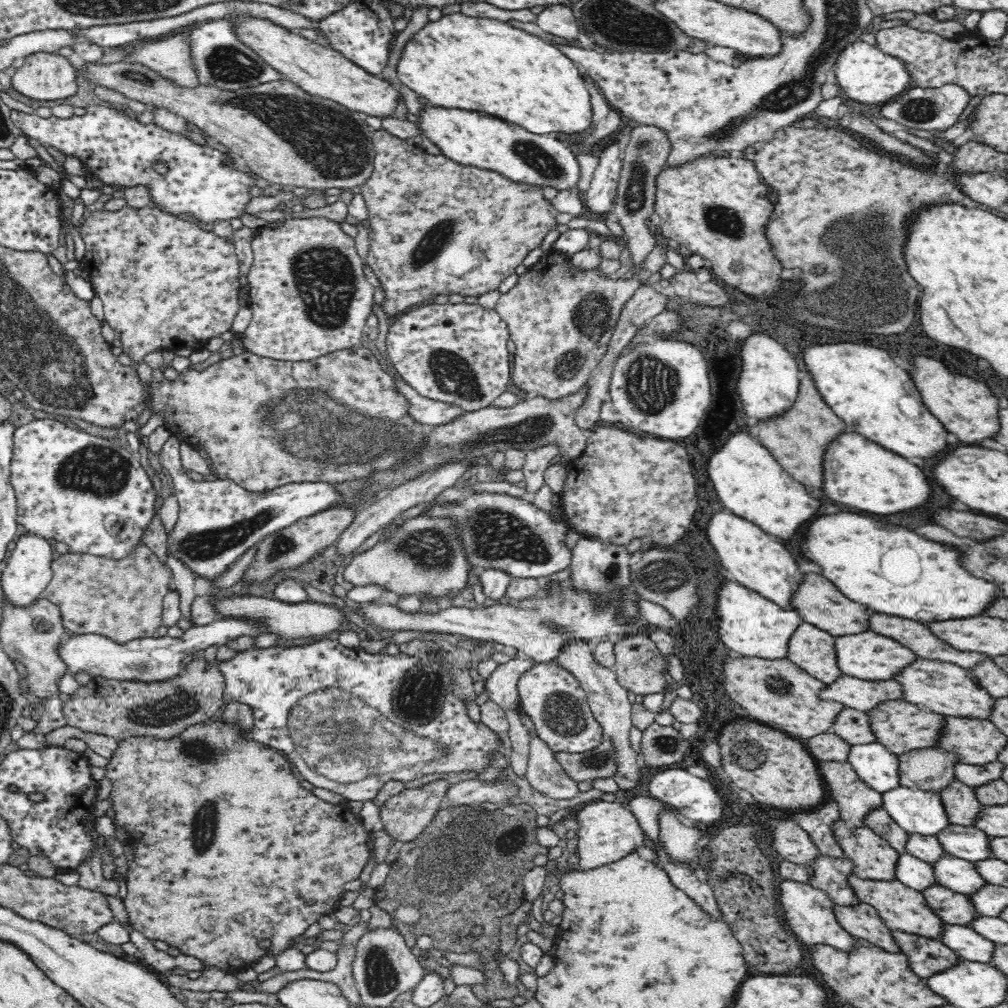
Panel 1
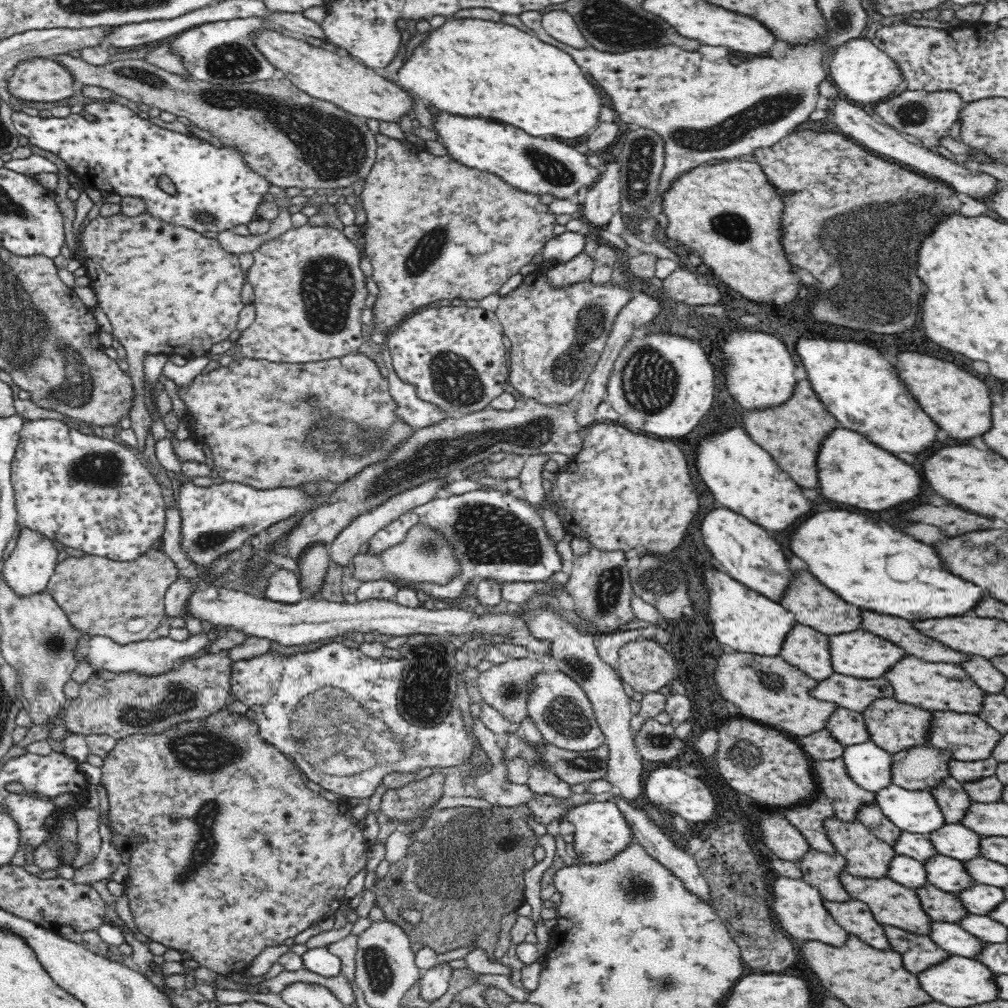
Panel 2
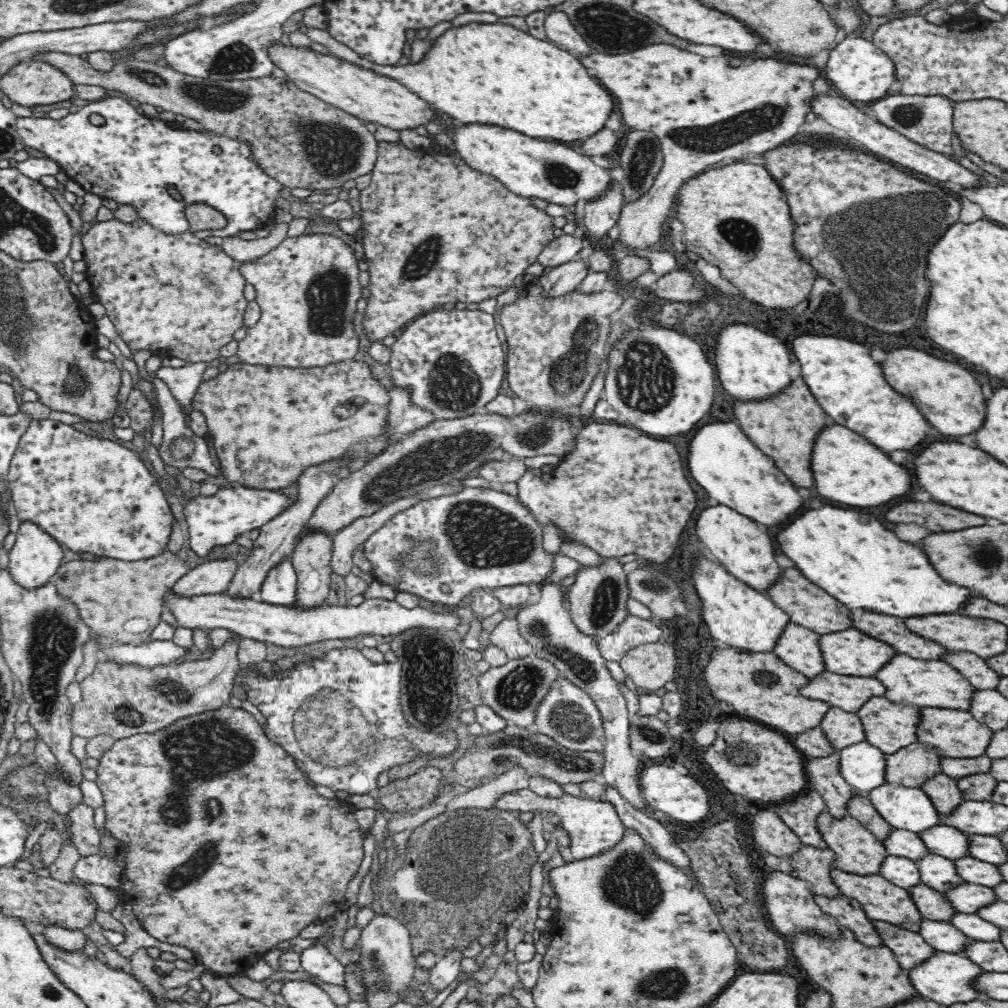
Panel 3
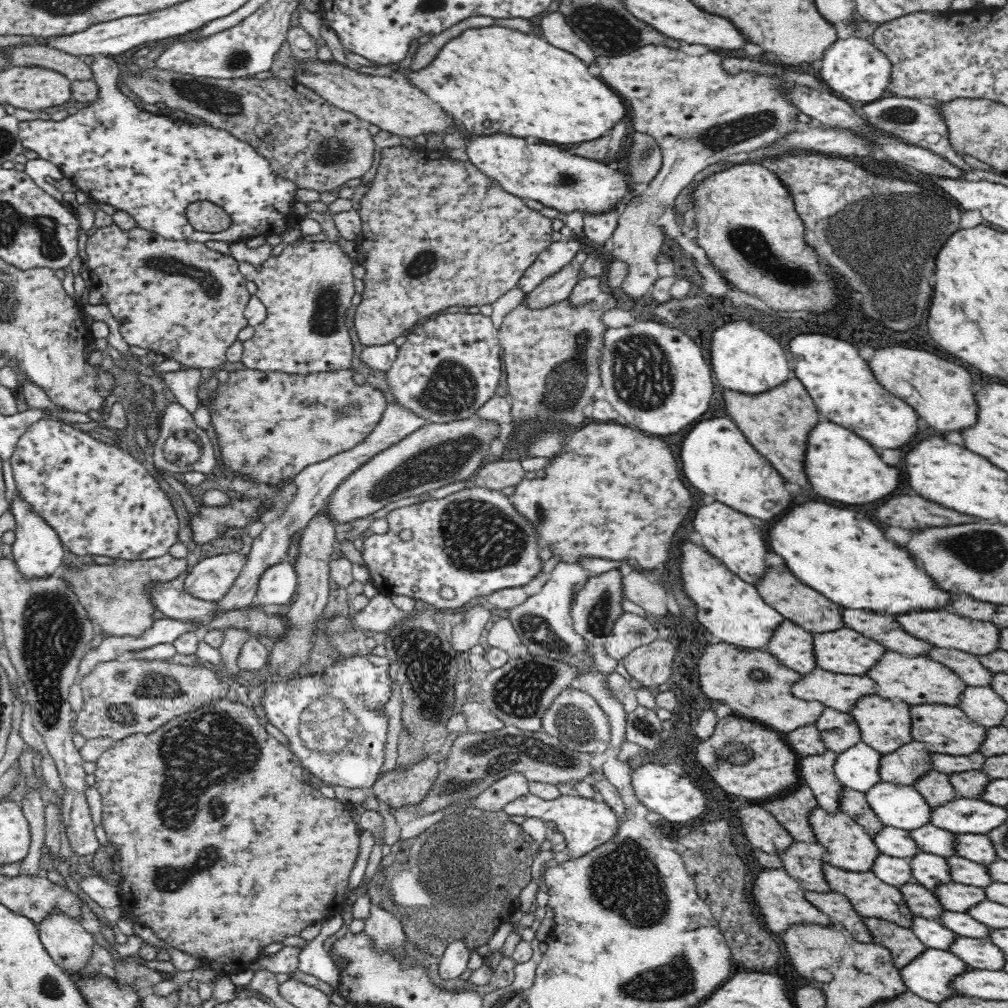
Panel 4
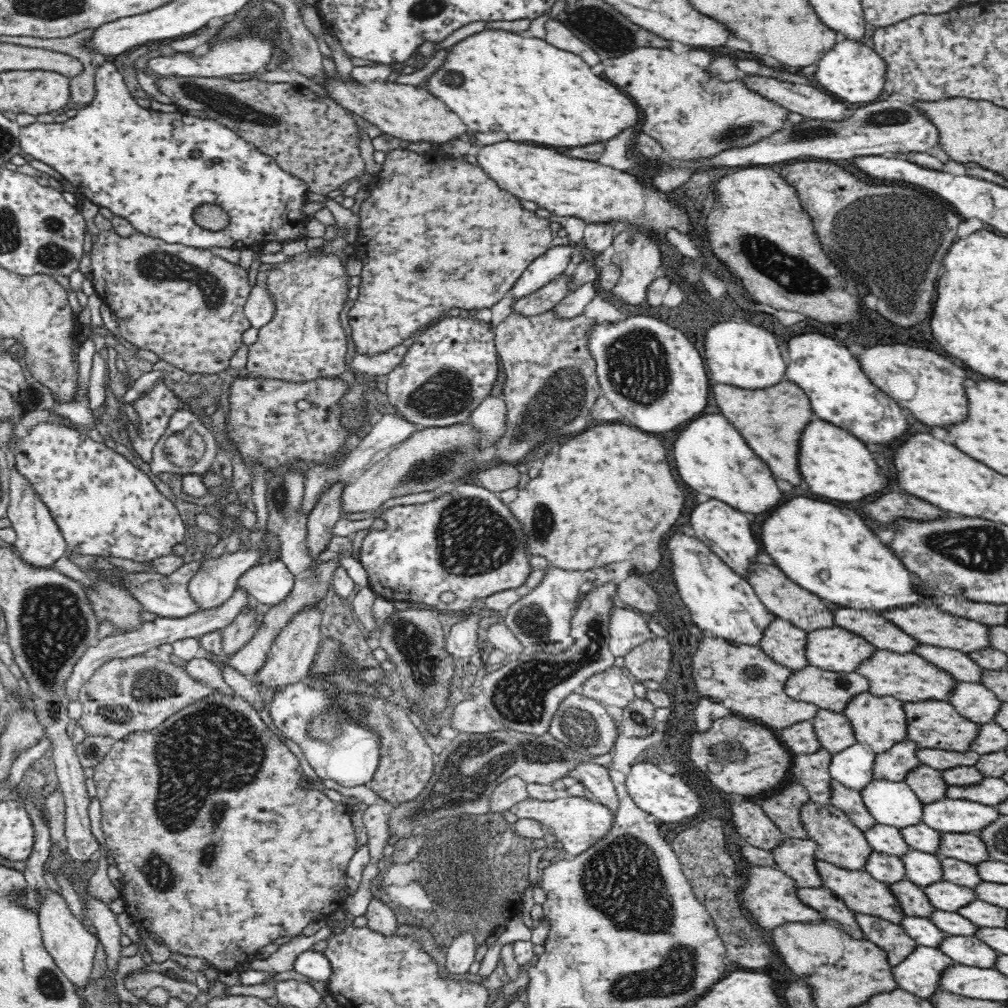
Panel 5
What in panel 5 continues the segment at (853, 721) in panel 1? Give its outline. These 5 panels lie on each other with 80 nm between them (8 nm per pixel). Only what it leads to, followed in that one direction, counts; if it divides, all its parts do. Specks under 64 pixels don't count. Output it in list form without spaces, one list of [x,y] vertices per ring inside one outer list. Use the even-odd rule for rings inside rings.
[[[820,709],[812,721],[821,748],[830,754],[838,754],[857,743],[854,727],[843,712]]]

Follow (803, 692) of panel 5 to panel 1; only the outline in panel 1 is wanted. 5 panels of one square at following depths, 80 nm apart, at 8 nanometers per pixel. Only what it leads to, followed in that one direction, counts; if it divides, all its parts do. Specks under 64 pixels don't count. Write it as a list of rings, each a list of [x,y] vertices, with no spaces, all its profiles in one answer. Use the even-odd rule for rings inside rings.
[[[842,675],[838,680],[827,685],[821,692],[821,698],[827,702],[835,704],[842,703],[848,708],[869,713],[878,705],[881,705],[882,702],[886,702],[886,700],[902,700],[902,686],[898,686],[898,682],[894,682],[894,680],[888,680],[888,682],[868,681]]]

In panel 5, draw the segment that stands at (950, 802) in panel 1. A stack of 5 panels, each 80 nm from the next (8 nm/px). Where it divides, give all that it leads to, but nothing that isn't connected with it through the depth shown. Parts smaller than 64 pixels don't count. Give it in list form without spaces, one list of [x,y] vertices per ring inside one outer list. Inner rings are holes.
[[[920,765],[914,772],[908,774],[905,782],[924,804],[947,798],[948,784],[945,783],[942,772],[931,766]]]

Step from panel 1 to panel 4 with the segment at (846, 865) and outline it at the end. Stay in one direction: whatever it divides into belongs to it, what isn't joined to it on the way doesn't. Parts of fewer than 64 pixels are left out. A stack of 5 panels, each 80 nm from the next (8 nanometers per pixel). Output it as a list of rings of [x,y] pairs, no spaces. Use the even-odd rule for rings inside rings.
[[[794,841],[780,857],[785,871],[797,878],[806,891],[827,893],[832,890],[823,871],[826,853],[826,848],[820,843]]]

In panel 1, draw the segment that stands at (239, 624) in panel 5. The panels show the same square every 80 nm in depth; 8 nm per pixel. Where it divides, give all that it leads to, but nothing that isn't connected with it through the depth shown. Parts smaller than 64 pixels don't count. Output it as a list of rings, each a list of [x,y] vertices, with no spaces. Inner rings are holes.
[[[190,659],[181,675],[164,682],[91,678],[88,684],[71,694],[70,700],[63,704],[62,712],[70,726],[114,738],[118,742],[138,736],[172,740],[185,728],[218,716],[218,710],[226,705],[222,701],[226,683],[216,667],[218,664],[218,660],[208,665],[204,659]]]

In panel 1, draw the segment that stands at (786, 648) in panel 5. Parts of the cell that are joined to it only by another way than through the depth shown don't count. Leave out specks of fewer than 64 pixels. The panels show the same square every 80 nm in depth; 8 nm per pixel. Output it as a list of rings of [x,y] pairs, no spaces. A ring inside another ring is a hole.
[[[806,622],[790,638],[787,658],[827,685],[844,675],[838,666],[835,636]]]

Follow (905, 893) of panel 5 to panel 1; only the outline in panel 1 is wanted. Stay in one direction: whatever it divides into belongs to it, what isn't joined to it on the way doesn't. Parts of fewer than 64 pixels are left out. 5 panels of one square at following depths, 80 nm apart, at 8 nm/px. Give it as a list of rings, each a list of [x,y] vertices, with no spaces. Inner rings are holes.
[[[938,884],[923,890],[927,905],[946,924],[970,925],[980,917],[977,908],[972,904],[971,898],[967,894],[954,892],[950,888]]]

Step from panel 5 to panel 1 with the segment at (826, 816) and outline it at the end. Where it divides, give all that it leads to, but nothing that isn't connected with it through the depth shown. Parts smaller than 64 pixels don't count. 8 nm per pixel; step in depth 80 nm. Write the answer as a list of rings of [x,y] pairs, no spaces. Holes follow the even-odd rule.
[[[840,819],[834,823],[833,833],[843,853],[854,862],[854,875],[871,881],[897,879],[899,852],[871,828],[855,827]]]

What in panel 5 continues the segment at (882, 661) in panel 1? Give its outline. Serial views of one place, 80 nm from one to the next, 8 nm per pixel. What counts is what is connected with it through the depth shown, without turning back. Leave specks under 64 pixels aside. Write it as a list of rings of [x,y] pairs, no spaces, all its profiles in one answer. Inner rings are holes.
[[[826,627],[807,633],[806,658],[810,665],[822,670],[840,673],[857,672],[866,658],[874,654],[874,646],[870,642],[864,642],[864,638],[850,634],[849,630],[842,627]]]

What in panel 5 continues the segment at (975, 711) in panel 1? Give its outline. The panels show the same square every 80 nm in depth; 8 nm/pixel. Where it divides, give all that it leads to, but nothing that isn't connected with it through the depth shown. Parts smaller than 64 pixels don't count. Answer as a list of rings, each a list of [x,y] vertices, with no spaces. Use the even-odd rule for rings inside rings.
[[[878,650],[874,656],[863,662],[857,673],[869,680],[869,693],[877,697],[894,697],[905,702],[922,702],[930,699],[949,702],[957,679],[946,669],[928,662],[918,654],[896,654],[890,650]]]

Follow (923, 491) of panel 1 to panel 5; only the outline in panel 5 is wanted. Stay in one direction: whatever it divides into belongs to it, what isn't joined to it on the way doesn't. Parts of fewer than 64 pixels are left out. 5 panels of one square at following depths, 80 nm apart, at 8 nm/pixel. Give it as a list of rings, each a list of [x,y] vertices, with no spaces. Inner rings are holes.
[[[814,420],[806,426],[800,440],[798,462],[804,482],[810,486],[810,492],[814,494],[840,502],[850,502],[850,500],[862,500],[882,490],[880,470],[872,458],[872,452],[864,446],[864,442],[824,420]]]

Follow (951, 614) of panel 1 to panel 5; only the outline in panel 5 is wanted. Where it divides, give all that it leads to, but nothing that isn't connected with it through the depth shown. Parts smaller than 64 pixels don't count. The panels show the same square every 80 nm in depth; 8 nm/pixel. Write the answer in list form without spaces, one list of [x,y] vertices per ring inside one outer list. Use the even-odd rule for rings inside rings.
[[[804,496],[792,498],[782,504],[778,510],[770,514],[770,518],[762,526],[762,546],[774,558],[774,562],[782,568],[788,578],[792,578],[798,586],[818,594],[824,600],[834,604],[856,608],[856,610],[892,610],[908,604],[922,604],[930,600],[924,594],[916,594],[918,584],[912,582],[912,574],[906,572],[906,566],[880,538],[872,532],[872,528],[850,508],[838,508],[820,500],[810,500]]]

